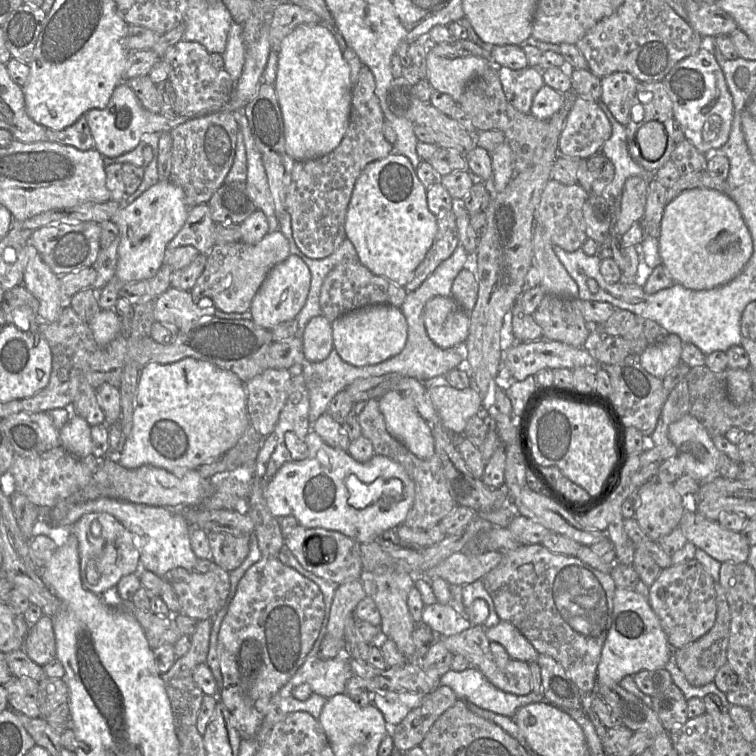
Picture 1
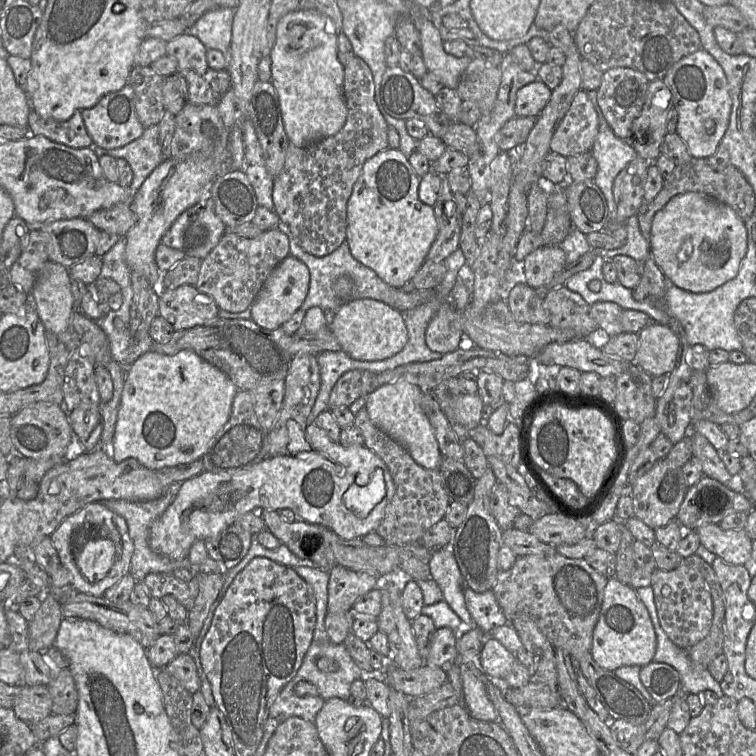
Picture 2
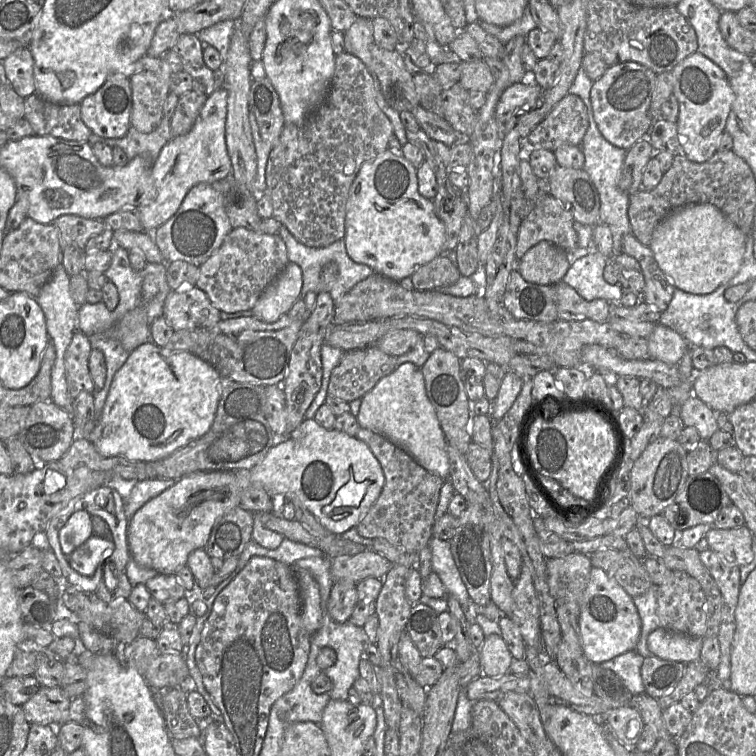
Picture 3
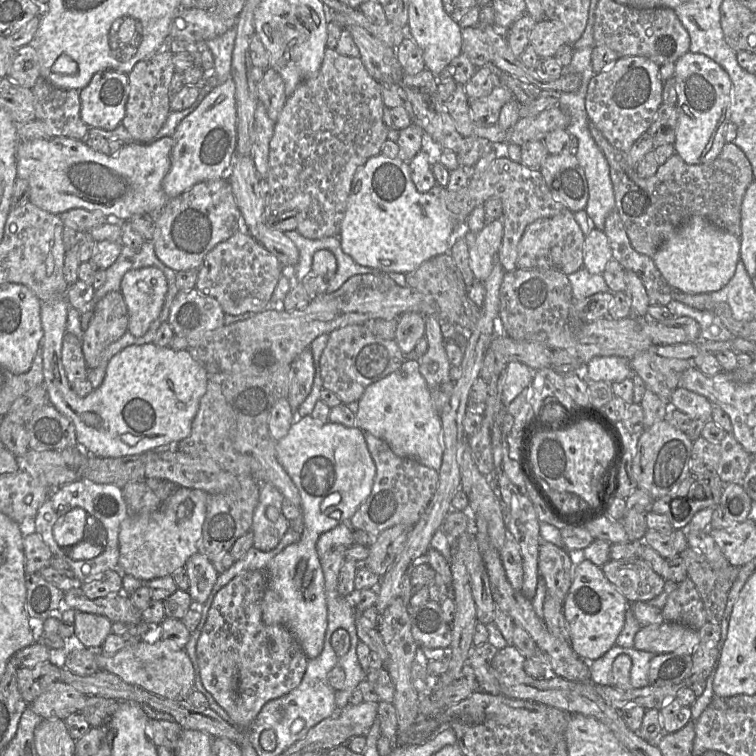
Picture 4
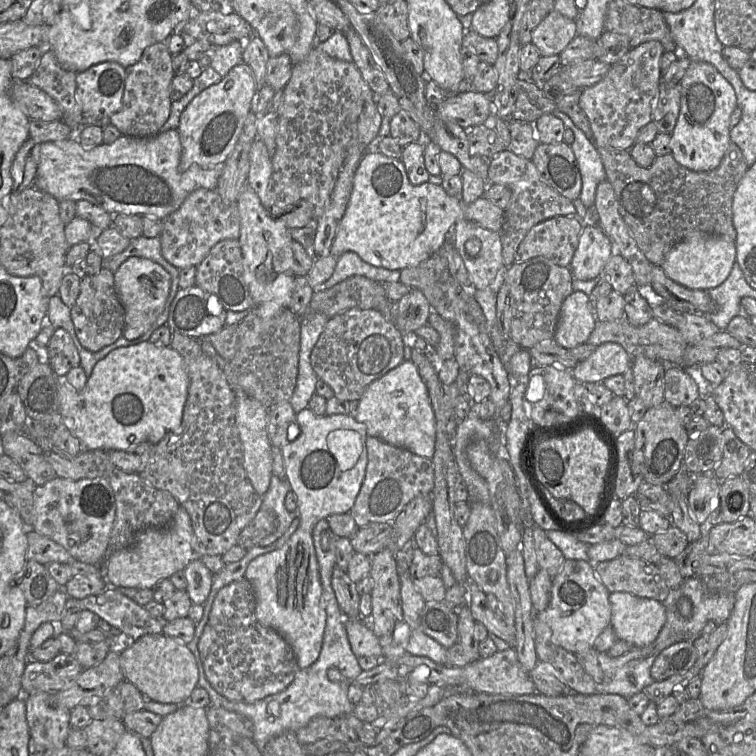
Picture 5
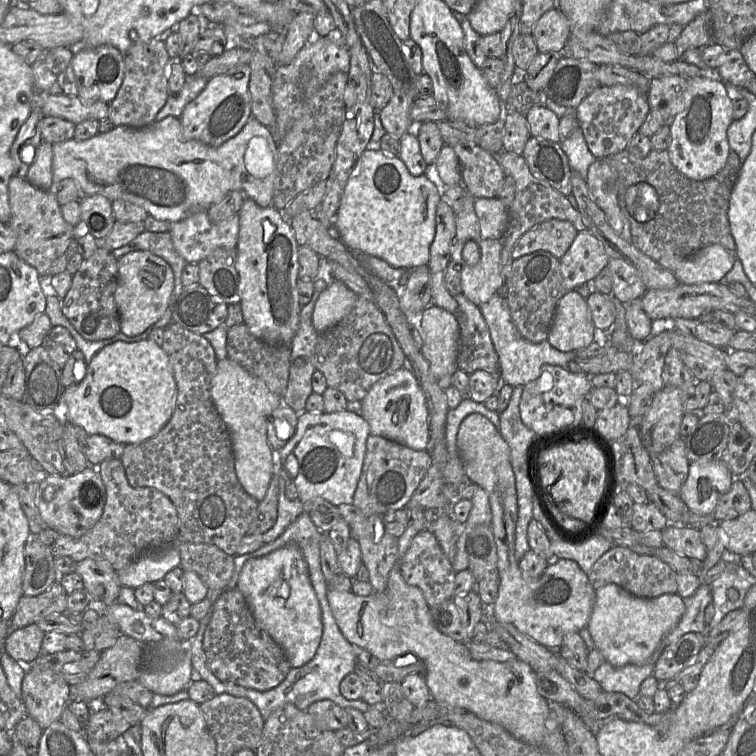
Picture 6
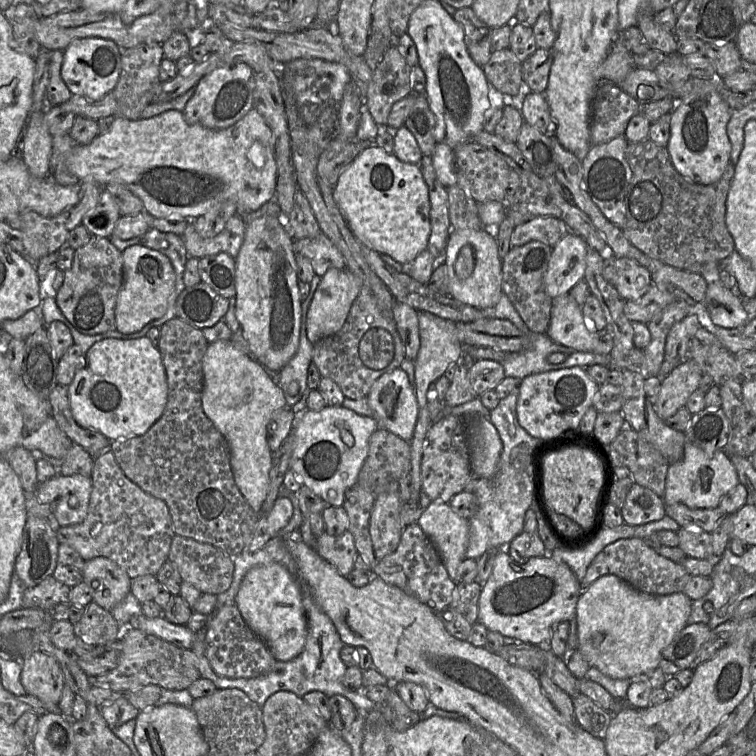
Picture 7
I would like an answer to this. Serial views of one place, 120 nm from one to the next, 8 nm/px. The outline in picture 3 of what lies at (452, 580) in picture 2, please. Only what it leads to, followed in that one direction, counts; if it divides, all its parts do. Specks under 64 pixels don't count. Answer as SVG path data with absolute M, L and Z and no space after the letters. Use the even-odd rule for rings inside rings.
M432 537L429 543L431 549L432 571L436 573L443 583L447 595L455 597L469 622L474 624L476 605L469 597L468 591L455 564L450 541Z

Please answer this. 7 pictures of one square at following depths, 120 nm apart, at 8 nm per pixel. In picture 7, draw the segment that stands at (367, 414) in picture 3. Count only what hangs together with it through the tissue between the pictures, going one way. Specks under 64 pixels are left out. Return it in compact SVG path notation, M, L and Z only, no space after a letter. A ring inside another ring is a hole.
M396 368L379 377L367 395L379 428L411 442L419 414L416 393L407 373Z

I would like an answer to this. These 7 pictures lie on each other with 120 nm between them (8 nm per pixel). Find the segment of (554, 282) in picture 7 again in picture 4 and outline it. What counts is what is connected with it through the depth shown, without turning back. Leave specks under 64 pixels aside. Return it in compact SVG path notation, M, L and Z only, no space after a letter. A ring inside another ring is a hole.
M594 227L585 237L583 267L592 274L602 274L612 258L608 237L604 231Z

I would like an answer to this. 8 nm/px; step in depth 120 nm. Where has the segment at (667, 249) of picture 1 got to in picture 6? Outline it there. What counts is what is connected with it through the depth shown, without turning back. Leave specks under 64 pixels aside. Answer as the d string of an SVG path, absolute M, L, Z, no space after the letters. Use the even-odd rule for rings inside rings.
M712 244L693 254L673 273L684 284L720 282L733 267L735 257L723 246Z

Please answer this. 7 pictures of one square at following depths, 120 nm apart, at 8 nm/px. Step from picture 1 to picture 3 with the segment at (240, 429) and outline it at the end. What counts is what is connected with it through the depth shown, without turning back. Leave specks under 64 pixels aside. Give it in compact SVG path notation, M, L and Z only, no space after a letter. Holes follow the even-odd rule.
M153 342L144 343L129 354L124 365L114 375L105 405L99 416L99 422L89 434L88 440L94 444L97 451L104 457L118 456L130 461L142 462L152 462L166 458L209 431L213 424L220 399L220 379L221 375L209 363L191 352L171 351L165 347L159 347Z

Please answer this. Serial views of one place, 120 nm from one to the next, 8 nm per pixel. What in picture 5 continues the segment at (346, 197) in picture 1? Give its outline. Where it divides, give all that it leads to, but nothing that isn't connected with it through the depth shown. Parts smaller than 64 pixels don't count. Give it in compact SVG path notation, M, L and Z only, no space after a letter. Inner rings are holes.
M314 47L303 61L293 66L291 78L284 88L283 99L278 112L278 133L276 136L277 146L276 151L272 157L273 169L269 182L269 213L273 217L280 215L287 207L297 203L300 200L307 200L313 205L313 220L317 221L323 215L329 204L330 196L337 181L339 171L346 157L348 146L353 139L357 138L357 122L359 116L363 111L365 103L367 101L372 101L373 99L373 91L363 79L359 69L353 62L345 62L332 58L318 47Z

